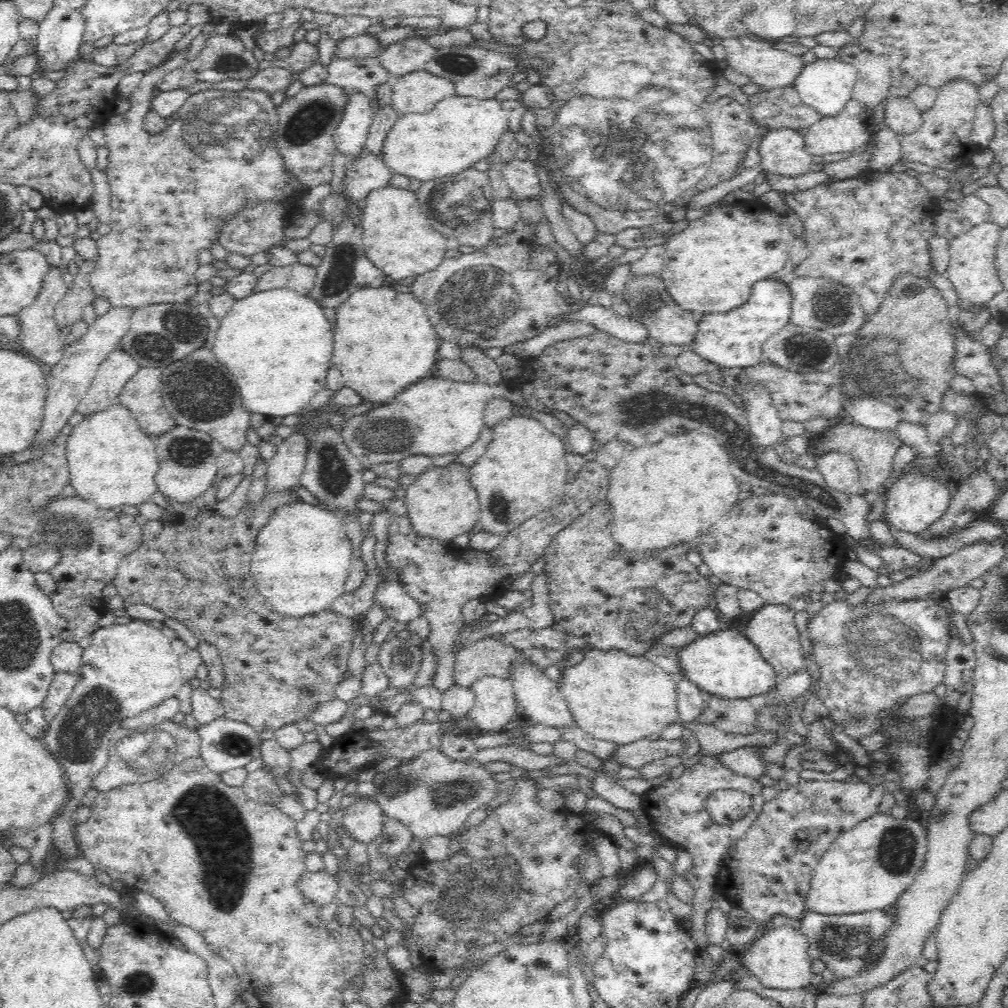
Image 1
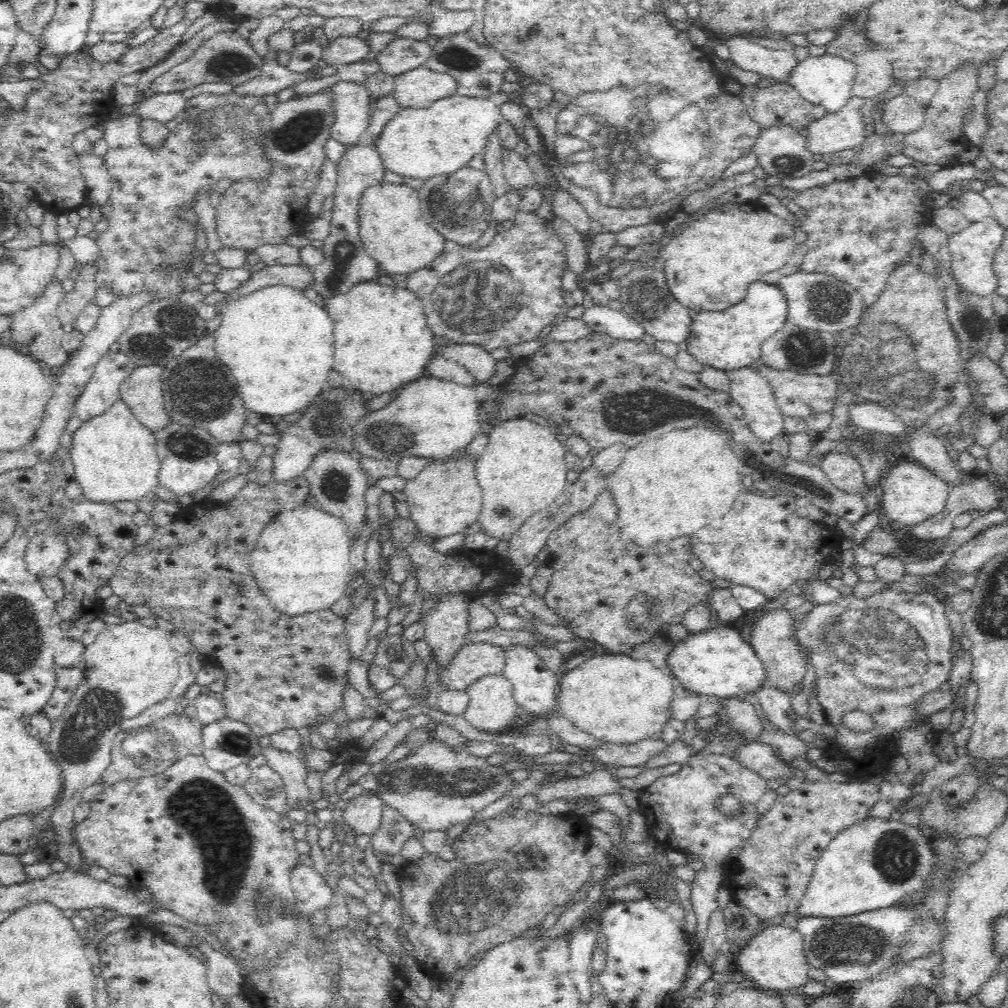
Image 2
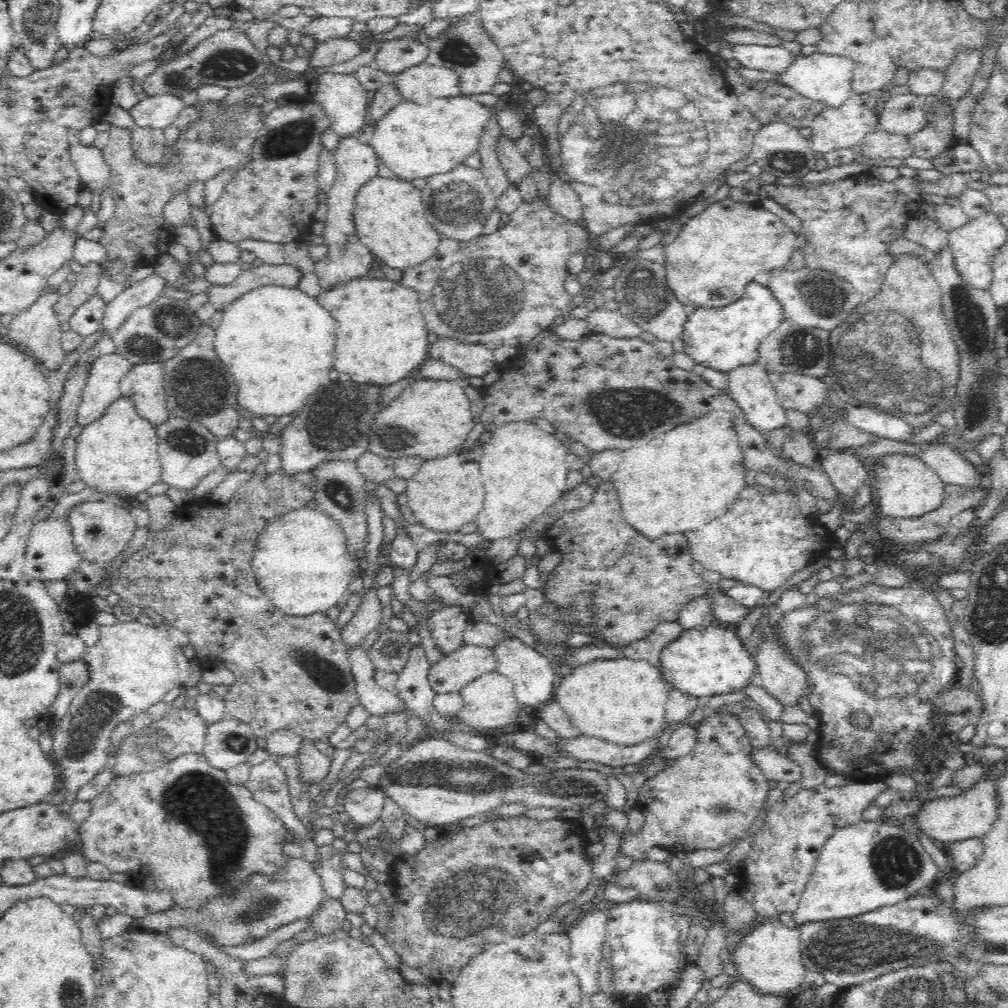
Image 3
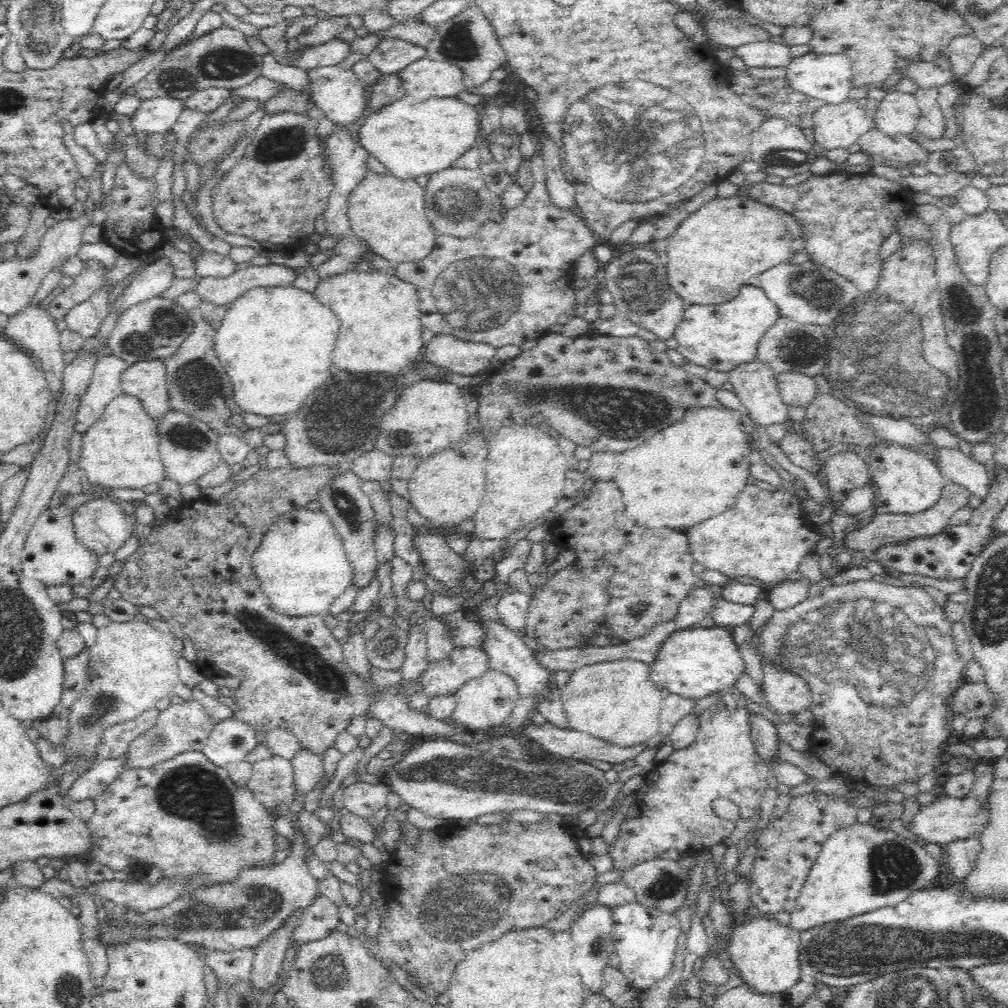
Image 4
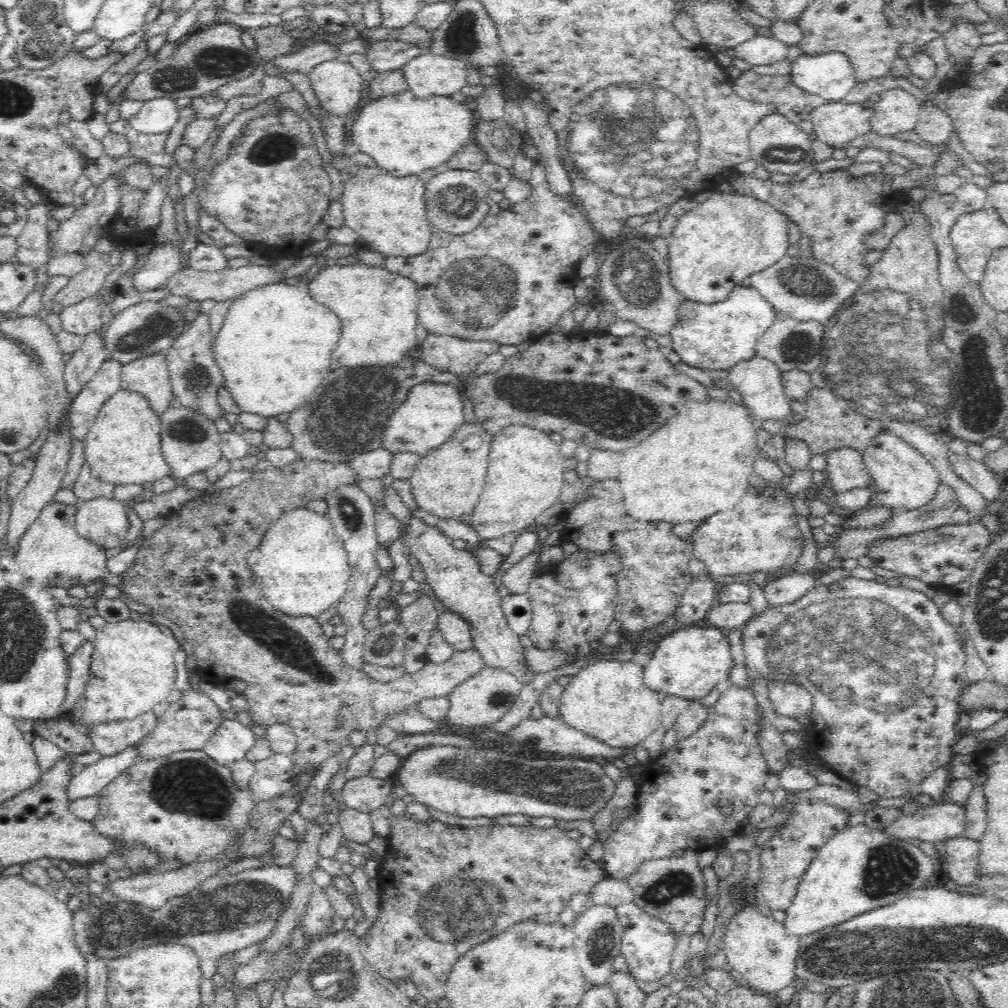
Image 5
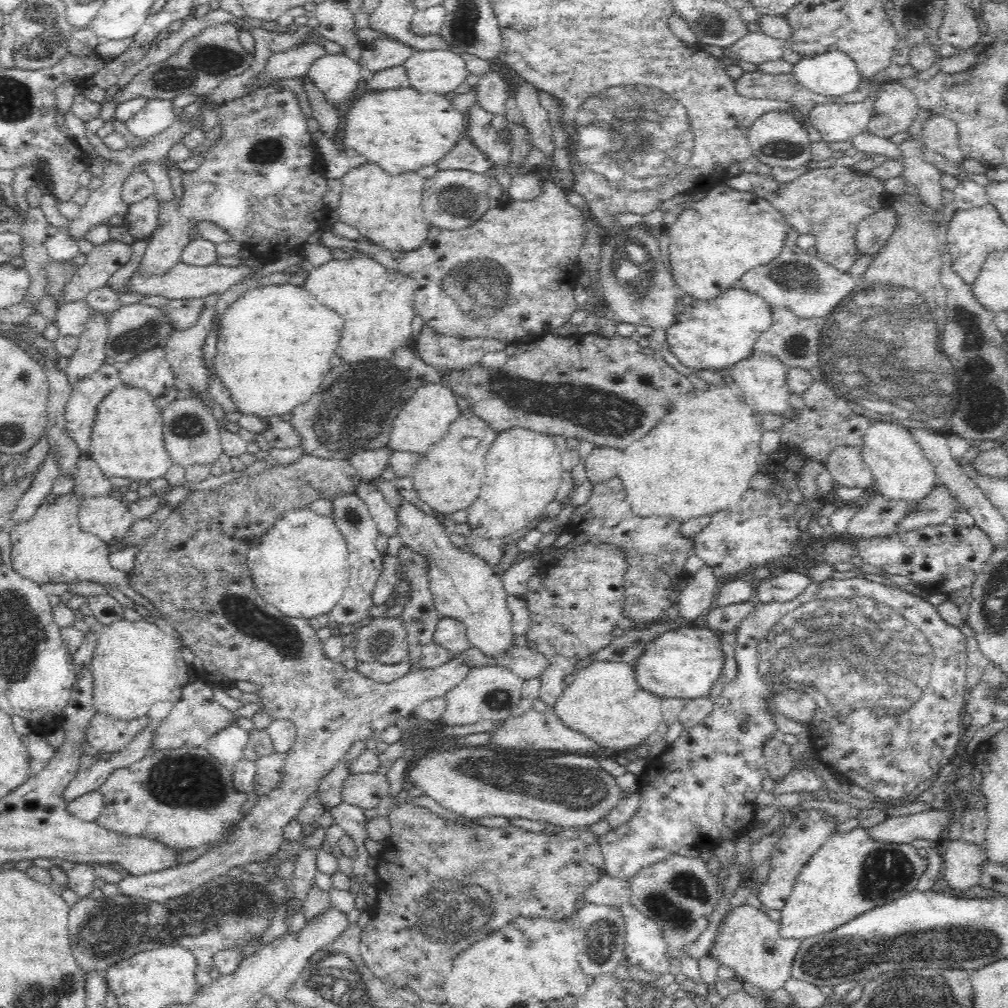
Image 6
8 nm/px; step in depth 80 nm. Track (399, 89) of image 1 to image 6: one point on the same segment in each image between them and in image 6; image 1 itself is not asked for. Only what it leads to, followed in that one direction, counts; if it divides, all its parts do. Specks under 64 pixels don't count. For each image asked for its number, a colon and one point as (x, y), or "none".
2: (419, 87)
3: (423, 82)
4: (424, 79)
5: (429, 74)
6: (440, 71)

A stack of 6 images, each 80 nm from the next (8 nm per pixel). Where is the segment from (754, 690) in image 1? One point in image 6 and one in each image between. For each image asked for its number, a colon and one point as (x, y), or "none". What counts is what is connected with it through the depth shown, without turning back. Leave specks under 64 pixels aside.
2: (718, 663)
3: (702, 663)
4: (694, 663)
5: (689, 663)
6: (685, 663)

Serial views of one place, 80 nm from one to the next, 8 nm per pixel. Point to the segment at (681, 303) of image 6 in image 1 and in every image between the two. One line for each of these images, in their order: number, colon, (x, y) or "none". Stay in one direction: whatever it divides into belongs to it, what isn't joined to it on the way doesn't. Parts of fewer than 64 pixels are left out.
1: (732, 339)
2: (732, 339)
3: (724, 338)
4: (718, 336)
5: (717, 336)

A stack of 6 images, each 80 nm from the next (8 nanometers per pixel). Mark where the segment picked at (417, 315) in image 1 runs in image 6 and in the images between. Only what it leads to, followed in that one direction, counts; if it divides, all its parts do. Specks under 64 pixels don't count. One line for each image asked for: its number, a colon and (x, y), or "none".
2: (383, 340)
3: (382, 338)
4: (381, 333)
5: (378, 308)
6: (377, 303)

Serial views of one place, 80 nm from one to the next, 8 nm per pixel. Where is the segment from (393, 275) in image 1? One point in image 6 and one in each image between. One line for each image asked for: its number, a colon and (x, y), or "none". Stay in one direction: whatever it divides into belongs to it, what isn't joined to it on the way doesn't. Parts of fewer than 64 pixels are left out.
2: (395, 234)
3: (390, 220)
4: (389, 214)
5: (389, 213)
6: (387, 210)

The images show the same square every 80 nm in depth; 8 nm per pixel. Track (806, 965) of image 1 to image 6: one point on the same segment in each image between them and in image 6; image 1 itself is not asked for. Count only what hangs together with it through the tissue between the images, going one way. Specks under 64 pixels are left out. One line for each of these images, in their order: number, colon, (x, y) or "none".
2: (774, 959)
3: (769, 957)
4: (765, 954)
5: (762, 955)
6: (750, 943)

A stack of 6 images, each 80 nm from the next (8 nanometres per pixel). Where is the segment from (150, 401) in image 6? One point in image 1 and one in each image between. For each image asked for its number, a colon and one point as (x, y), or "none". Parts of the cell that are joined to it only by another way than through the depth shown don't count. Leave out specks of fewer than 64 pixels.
1: (112, 462)
2: (114, 455)
3: (117, 453)
4: (121, 450)
5: (123, 446)

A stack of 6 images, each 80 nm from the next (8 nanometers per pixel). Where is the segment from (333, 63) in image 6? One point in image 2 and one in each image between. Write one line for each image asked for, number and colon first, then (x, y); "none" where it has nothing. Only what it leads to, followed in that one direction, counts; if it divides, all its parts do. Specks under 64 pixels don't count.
2: (353, 103)
3: (344, 100)
4: (339, 94)
5: (337, 85)

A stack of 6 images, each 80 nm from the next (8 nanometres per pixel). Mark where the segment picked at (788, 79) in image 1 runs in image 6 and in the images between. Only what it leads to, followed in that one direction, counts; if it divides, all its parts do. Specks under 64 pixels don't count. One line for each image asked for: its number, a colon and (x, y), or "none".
2: (778, 65)
3: (775, 59)
4: (768, 54)
5: (761, 50)
6: (757, 48)

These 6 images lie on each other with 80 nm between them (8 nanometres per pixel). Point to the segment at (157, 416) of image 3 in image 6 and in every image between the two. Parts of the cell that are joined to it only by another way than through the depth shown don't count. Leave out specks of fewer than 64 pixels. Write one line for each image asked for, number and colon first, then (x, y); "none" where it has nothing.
4: (145, 380)
5: (149, 375)
6: (150, 370)

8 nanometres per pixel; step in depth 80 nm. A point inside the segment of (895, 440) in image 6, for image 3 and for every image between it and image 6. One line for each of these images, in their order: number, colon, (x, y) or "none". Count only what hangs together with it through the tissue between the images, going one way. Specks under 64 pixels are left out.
3: (907, 486)
4: (904, 481)
5: (904, 479)

